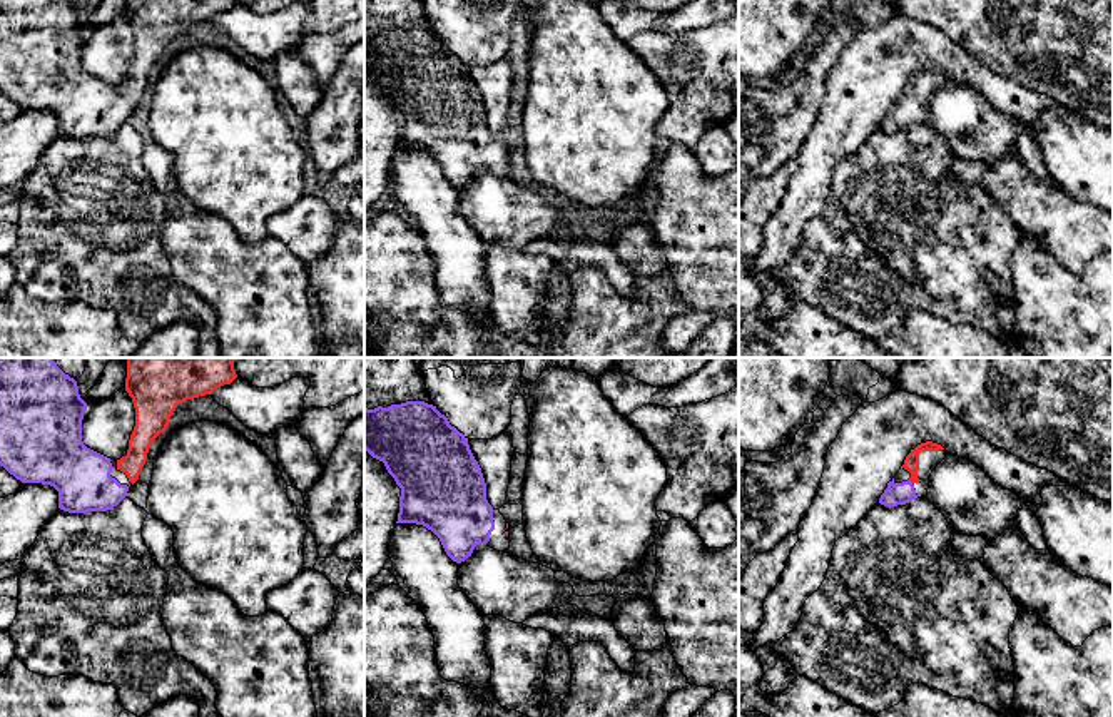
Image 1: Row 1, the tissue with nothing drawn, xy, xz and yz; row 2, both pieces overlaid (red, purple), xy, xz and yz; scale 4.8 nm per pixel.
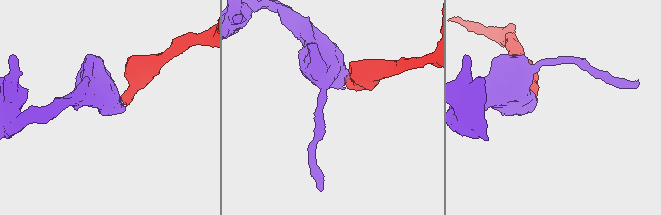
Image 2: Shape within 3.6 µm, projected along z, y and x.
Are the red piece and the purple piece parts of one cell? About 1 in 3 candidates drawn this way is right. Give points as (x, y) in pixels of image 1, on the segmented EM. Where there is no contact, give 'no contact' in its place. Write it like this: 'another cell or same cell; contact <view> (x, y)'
same cell; contact yz (909, 480)

